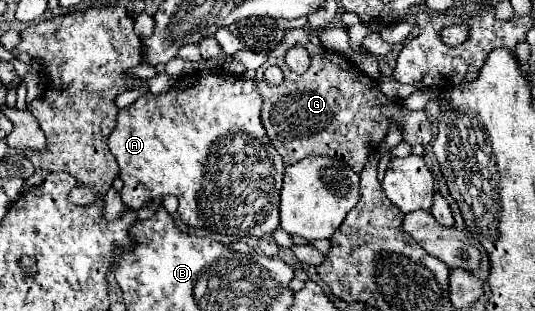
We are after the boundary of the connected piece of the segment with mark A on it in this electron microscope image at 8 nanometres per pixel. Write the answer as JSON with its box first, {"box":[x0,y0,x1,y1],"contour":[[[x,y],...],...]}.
{"box":[108,70,284,238],"contour":[[[196,70],[192,74],[186,74],[184,78],[180,78],[168,92],[164,94],[142,94],[138,96],[138,100],[134,104],[130,104],[128,108],[118,112],[116,118],[116,126],[108,138],[108,148],[114,154],[118,166],[120,166],[120,178],[124,182],[120,196],[122,202],[132,208],[144,208],[148,206],[148,200],[154,198],[164,198],[168,194],[176,196],[180,206],[178,206],[178,214],[184,220],[184,224],[188,224],[190,228],[206,228],[218,234],[228,234],[228,236],[236,236],[236,238],[244,238],[244,236],[254,236],[254,238],[262,238],[266,234],[272,234],[278,226],[280,226],[280,214],[278,214],[278,198],[280,198],[280,188],[282,188],[282,176],[284,176],[284,160],[282,156],[276,152],[276,148],[272,146],[270,138],[266,136],[266,130],[262,126],[260,120],[260,110],[262,110],[262,96],[256,90],[256,80],[248,80],[244,76],[234,76],[230,72],[224,70]]]}

